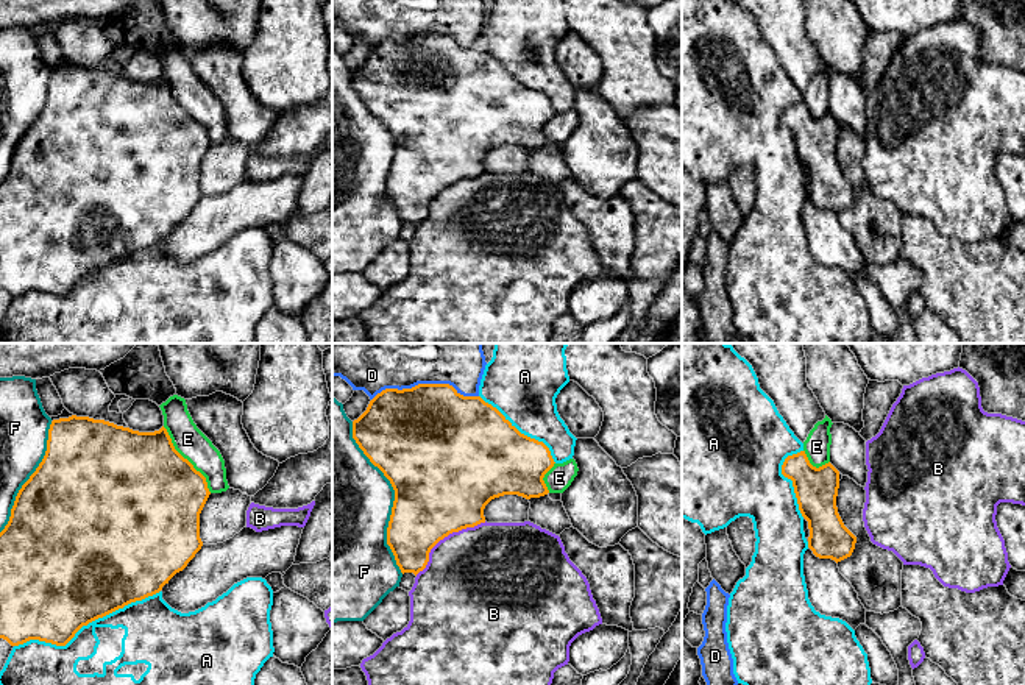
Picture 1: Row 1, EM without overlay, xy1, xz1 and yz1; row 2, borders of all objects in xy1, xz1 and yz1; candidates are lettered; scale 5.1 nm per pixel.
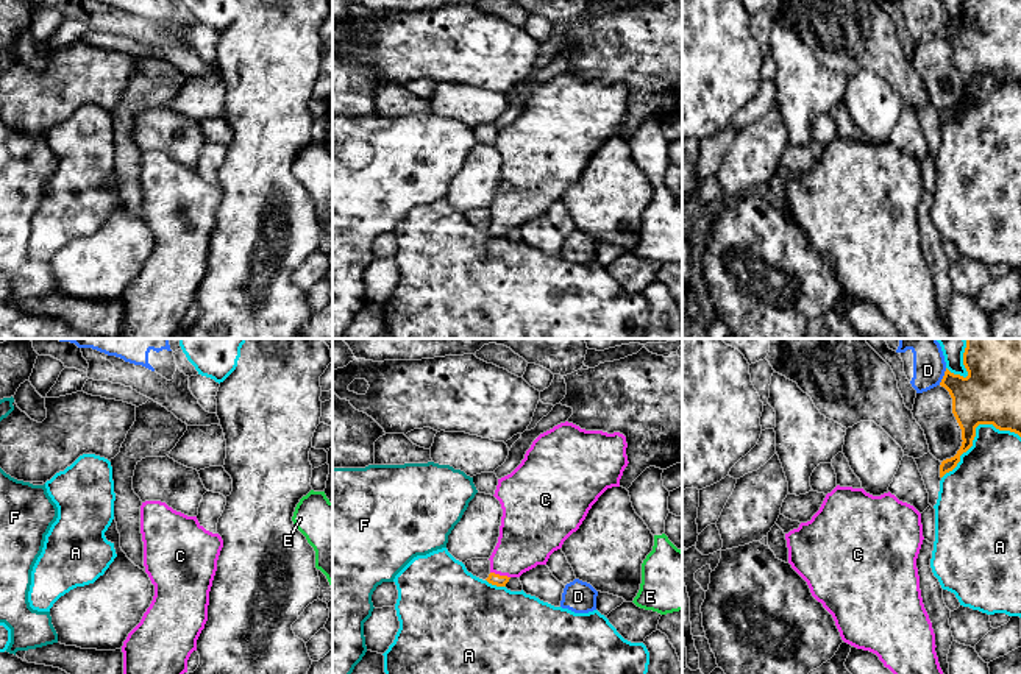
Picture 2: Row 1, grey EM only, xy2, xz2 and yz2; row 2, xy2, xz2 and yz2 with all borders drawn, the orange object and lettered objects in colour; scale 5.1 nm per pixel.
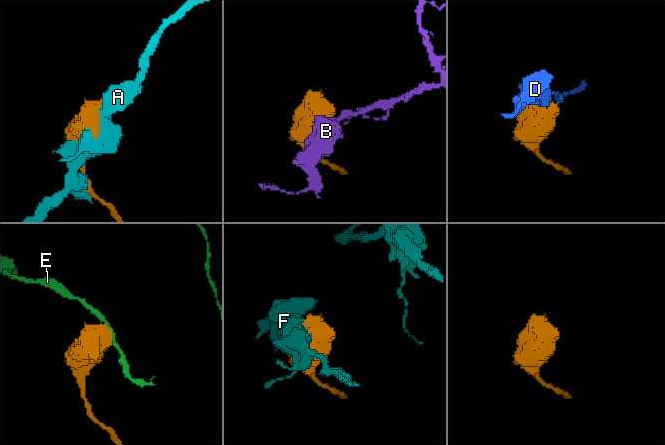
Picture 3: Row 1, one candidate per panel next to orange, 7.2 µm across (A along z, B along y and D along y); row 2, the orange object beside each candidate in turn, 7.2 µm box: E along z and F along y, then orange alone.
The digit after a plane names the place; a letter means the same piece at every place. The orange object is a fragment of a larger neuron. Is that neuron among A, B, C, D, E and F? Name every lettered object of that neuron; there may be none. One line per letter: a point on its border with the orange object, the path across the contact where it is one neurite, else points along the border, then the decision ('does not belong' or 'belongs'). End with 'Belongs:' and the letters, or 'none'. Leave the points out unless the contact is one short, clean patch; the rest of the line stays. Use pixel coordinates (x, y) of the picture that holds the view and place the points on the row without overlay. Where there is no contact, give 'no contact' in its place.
A: contact xy1 (86, 275); does not belong
B: contact xz1 (445, 186); does not belong
C: contact xz2 (500, 227); way xz2 (495, 230), (500, 227), (503, 216), (528, 188); belongs
D: contact xz1 (425, 35); does not belong
E: contact xy1 (186, 110); border xy1 (163, 77), (172, 95), (205, 128), (206, 138), (211, 142); does not belong
F: contact xz1 (395, 149); does not belong
Belongs: C

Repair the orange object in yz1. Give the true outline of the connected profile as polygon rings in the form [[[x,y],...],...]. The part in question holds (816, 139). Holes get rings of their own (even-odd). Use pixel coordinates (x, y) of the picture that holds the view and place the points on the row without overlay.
[[[800,101],[785,109],[782,125],[793,131],[799,161],[808,172],[808,198],[813,204],[836,214],[850,208],[857,187],[838,164],[839,122],[830,112],[813,117],[805,101]]]

